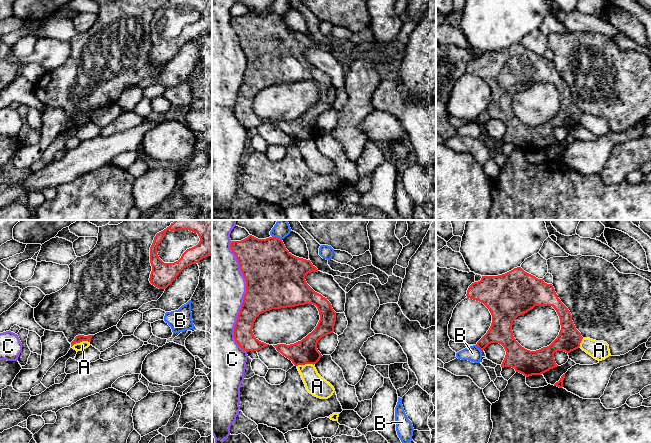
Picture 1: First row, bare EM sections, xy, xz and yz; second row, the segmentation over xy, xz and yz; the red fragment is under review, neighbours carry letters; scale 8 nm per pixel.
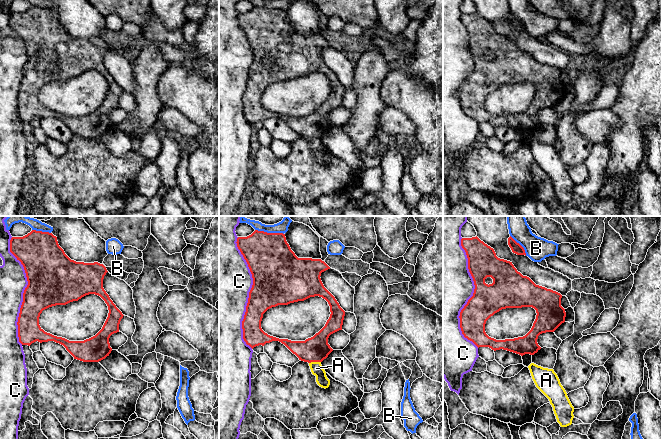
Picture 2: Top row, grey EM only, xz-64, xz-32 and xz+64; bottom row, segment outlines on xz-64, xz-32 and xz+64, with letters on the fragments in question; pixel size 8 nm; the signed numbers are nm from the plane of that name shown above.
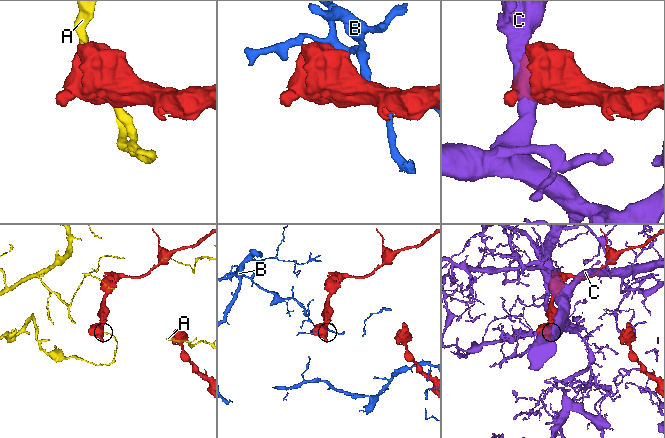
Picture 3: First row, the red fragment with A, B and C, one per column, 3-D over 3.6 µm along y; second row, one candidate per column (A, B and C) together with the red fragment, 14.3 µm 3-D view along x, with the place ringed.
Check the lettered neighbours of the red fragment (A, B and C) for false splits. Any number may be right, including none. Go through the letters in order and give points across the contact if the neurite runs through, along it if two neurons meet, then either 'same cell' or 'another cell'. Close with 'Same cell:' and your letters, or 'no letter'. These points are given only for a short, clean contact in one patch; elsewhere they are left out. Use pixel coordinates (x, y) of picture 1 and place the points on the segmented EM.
A: border along xy (89, 341), (76, 342), (71, 347); another cell
B: another cell
C: another cell
Same cell: no letter

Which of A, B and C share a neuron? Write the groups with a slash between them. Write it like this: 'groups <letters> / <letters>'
groups A / B / C

